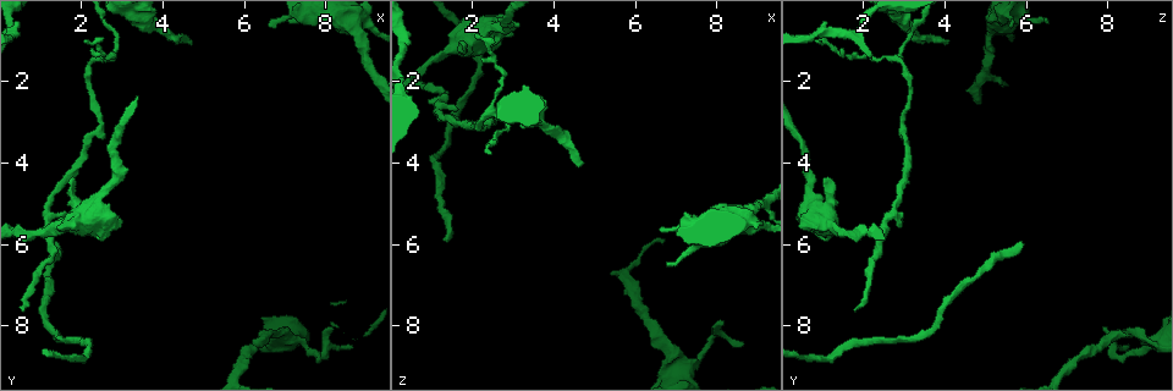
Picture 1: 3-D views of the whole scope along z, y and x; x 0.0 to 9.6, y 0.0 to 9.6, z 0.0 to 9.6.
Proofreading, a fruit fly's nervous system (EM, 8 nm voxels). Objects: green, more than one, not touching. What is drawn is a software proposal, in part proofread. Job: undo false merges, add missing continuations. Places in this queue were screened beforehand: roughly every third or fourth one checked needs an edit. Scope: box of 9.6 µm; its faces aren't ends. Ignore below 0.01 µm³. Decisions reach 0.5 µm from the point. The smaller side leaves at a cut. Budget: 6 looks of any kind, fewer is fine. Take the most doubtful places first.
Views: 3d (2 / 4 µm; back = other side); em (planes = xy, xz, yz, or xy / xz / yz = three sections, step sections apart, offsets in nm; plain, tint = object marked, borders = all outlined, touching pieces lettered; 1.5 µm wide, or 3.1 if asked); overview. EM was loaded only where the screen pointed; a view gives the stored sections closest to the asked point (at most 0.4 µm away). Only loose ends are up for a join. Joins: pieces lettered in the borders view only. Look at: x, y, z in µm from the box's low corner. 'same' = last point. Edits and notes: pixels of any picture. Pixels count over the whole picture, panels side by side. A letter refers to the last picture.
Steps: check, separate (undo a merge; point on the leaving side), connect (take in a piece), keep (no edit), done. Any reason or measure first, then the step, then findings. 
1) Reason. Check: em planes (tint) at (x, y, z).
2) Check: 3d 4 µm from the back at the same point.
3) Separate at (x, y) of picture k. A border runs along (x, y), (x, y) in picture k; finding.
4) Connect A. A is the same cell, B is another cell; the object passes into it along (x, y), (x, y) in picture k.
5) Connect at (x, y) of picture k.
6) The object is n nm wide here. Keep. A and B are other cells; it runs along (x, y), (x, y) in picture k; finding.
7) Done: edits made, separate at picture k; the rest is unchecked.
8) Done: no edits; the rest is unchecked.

Thin end. Check: em xy step 4 (tint) at (1.40, 5.95, 5.80).

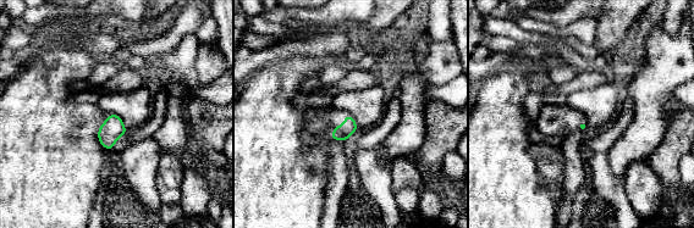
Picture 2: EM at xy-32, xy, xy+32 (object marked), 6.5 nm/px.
See the neighbours. Check: em xy step 4 (borders) at the same point.

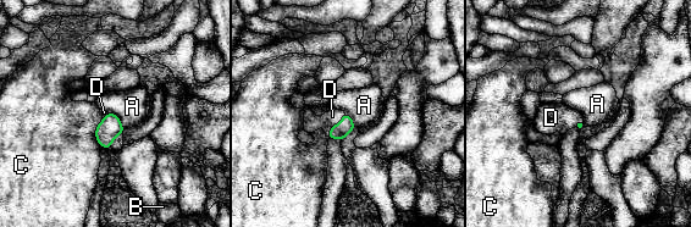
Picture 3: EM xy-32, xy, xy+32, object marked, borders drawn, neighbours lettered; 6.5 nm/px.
Connect D. D is the same cell, A, B and C are other cells; the object passes into it along (346, 126), (336, 125), (332, 116) in picture 3; the neuron continues.

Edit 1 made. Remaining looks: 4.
Thin end. Check: em planes (borders) at (4.70, 1.05, 3.95).

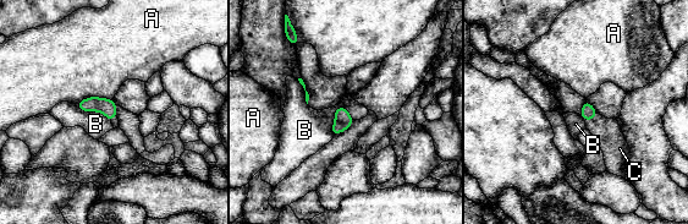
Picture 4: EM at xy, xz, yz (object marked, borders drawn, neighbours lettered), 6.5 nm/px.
Connect C. C is the same cell, A and B are other cells; it goes on there.

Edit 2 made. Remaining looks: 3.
See it whole again. Check: overview.

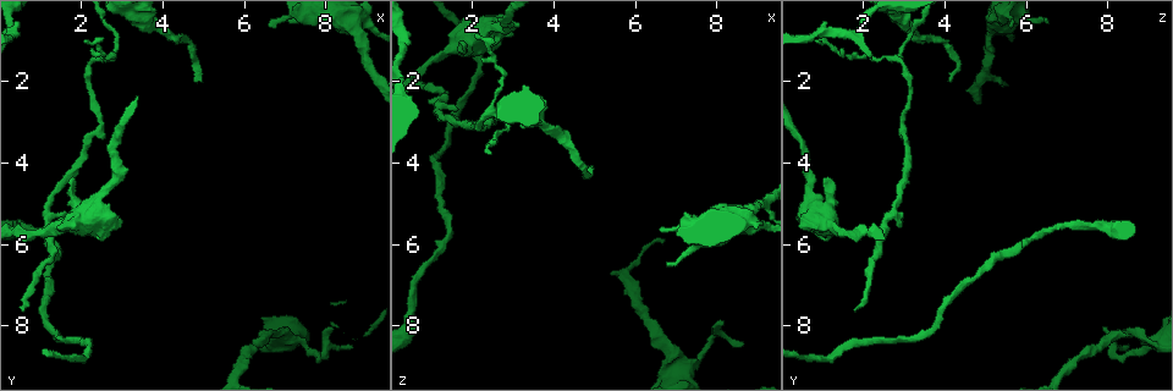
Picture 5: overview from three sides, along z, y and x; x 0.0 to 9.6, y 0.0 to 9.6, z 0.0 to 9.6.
An open end. Check: 3d 2 µm at (2.10, 0.95, 0.85).

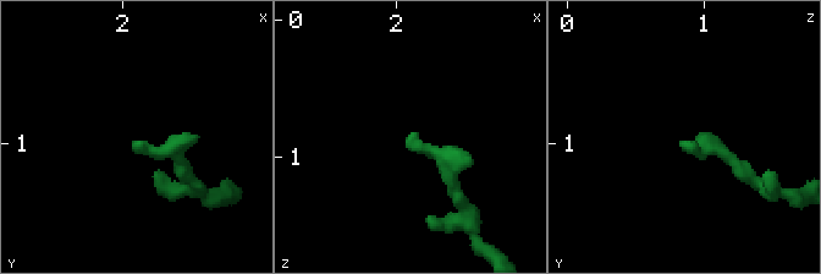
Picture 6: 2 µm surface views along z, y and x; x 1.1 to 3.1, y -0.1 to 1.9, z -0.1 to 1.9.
Check: em planes (borders) at (2.08, 0.98, 0.84).

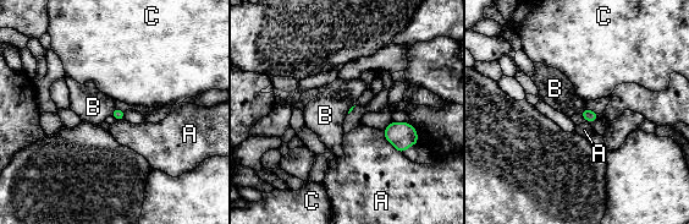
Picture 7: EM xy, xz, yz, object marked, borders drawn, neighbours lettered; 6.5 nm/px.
Keep. A, B and C are other cells; a border runs along (115, 107), (110, 115) in picture 7; none of them fits.

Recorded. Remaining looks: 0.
Done: edits made, connect at picture 3, connect at picture 4; the rest is unchecked.

